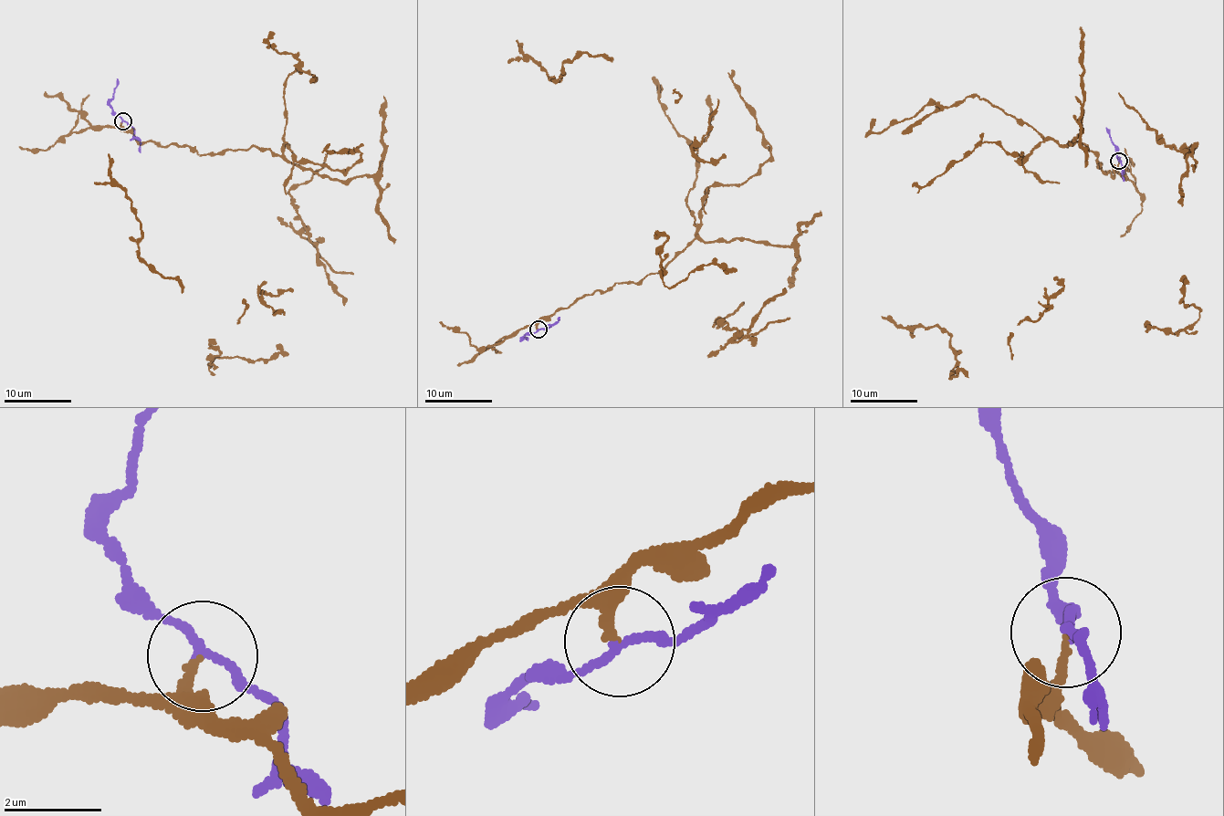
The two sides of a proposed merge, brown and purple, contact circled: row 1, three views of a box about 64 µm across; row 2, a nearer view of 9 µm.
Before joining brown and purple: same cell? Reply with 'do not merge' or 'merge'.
do not merge

